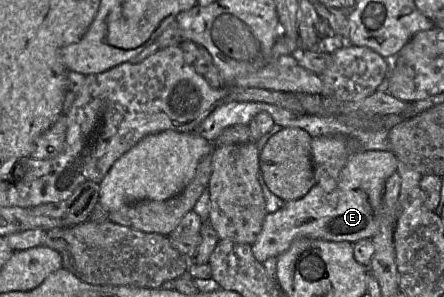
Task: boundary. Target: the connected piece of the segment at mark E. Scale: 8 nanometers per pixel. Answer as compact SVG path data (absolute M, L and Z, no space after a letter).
M366 150L354 154L342 169L333 191L327 192L315 184L304 197L285 202L282 208L266 215L262 230L251 245L253 256L261 263L270 257L277 258L299 237L351 243L371 239L378 230L386 182L398 171L398 164L392 151Z

